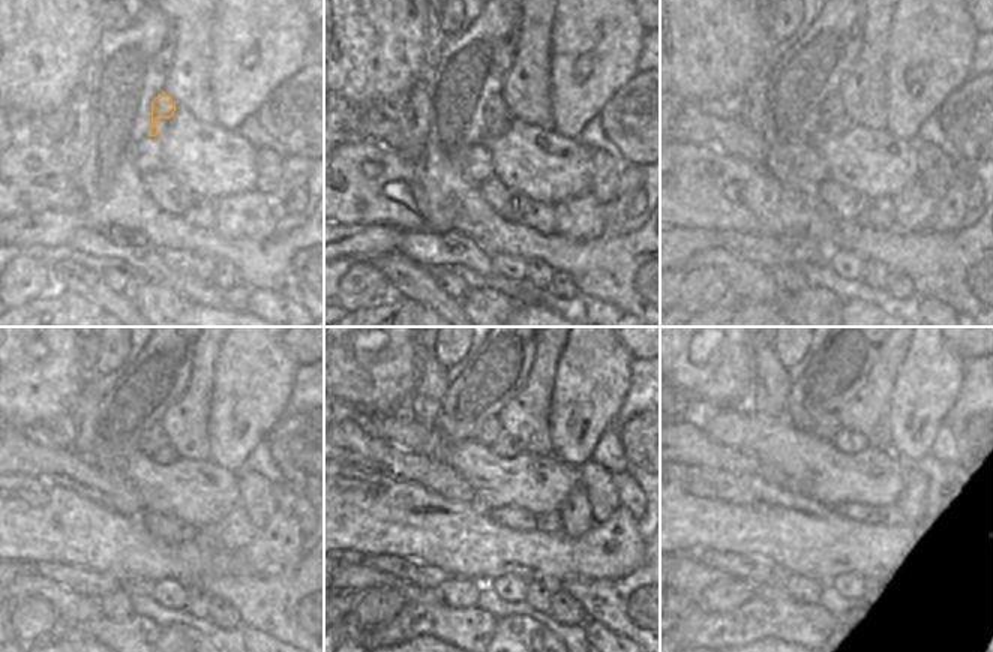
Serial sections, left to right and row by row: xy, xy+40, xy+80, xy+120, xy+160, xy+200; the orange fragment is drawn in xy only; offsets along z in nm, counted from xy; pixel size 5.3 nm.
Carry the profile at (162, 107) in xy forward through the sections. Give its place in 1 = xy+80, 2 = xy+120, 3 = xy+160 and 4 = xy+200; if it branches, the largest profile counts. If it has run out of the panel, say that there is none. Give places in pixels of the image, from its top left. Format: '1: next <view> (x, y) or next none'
1: next xy+80 (831, 107)
2: next xy+120 (155, 438)
3: next xy+160 (489, 433)
4: next xy+200 (828, 427)

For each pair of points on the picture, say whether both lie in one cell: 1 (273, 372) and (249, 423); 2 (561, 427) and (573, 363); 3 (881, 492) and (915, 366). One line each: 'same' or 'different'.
1: same
2: same
3: different

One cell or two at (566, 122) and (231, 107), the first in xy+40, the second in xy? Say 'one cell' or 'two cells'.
one cell

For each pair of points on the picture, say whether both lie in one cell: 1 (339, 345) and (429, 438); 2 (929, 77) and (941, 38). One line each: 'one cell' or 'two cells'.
1: two cells
2: one cell

